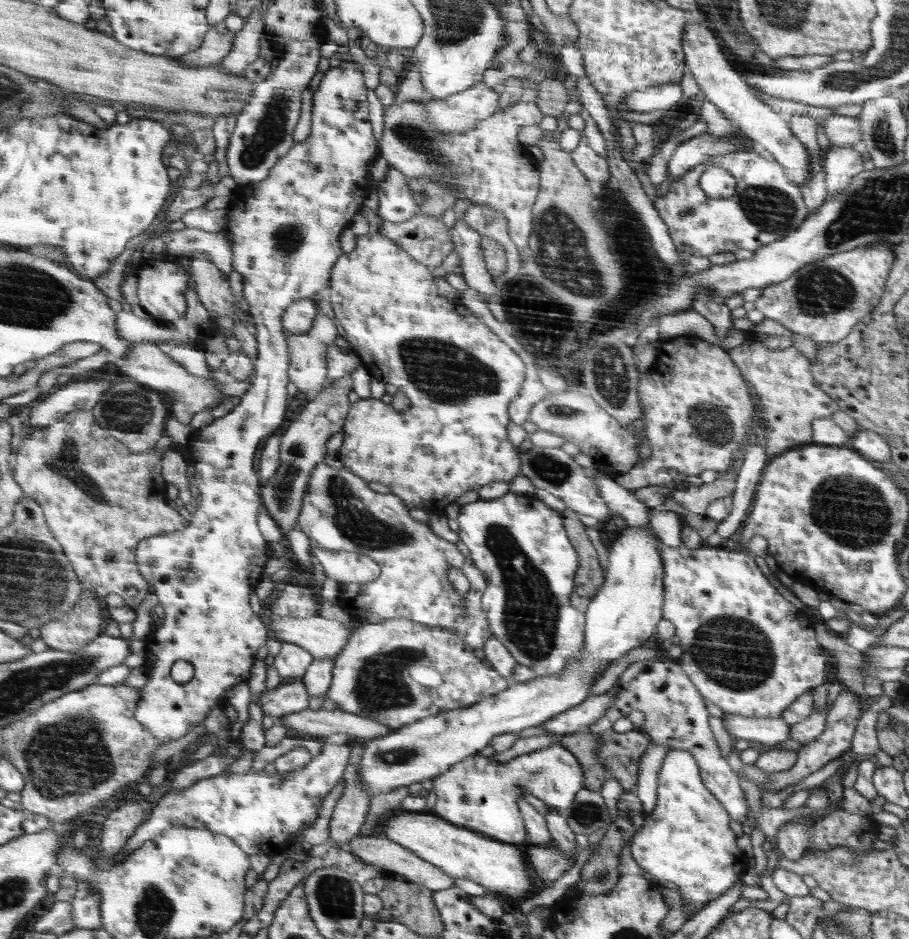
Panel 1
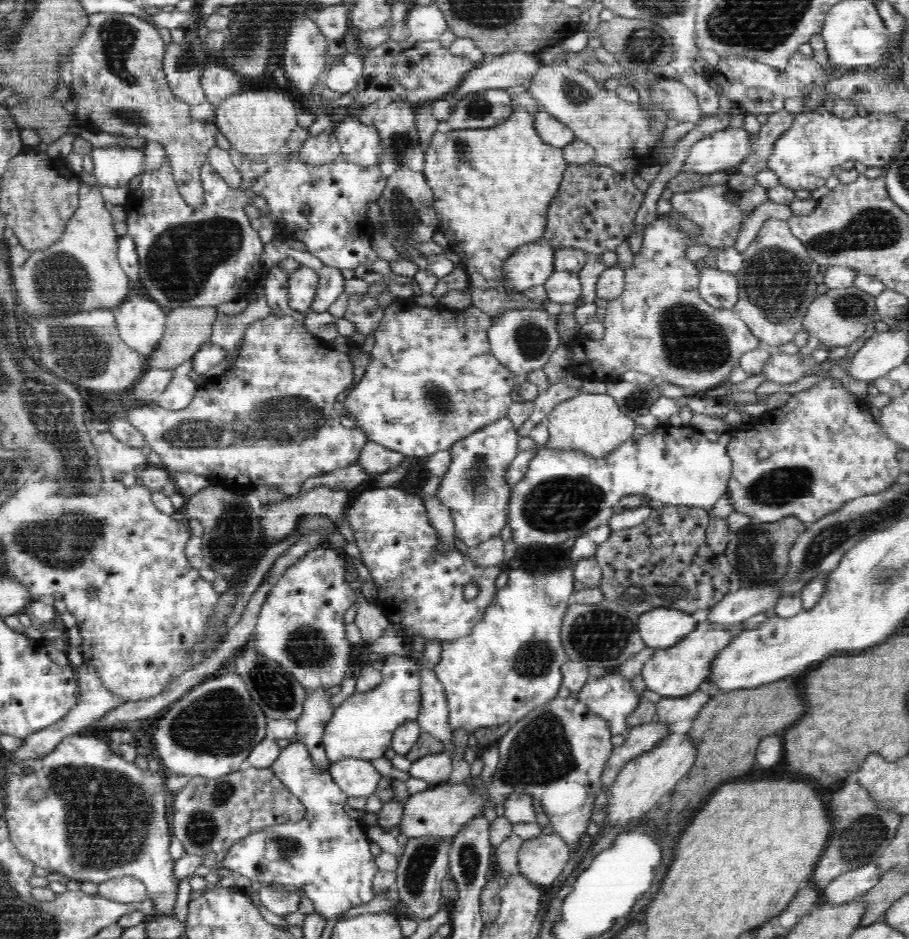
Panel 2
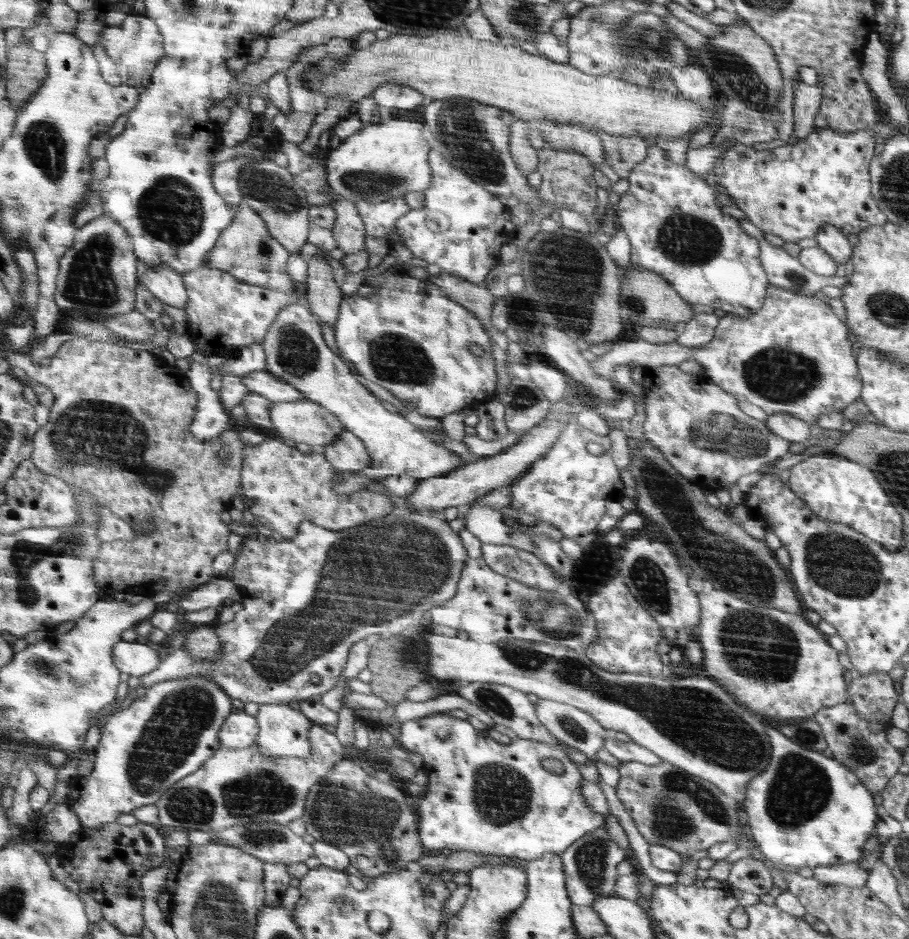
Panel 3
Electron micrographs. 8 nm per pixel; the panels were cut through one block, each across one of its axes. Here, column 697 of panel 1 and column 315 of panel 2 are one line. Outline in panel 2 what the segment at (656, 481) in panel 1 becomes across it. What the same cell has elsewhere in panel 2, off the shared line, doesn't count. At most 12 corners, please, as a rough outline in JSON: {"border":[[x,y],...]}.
{"border":[[270,313],[188,405],[127,419],[170,474],[296,494],[368,442],[348,354]]}

